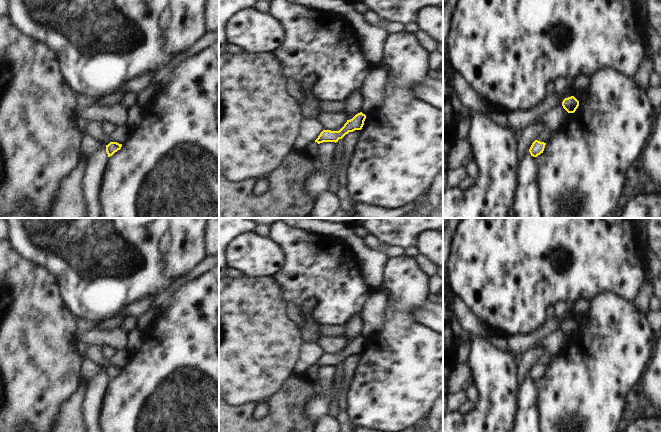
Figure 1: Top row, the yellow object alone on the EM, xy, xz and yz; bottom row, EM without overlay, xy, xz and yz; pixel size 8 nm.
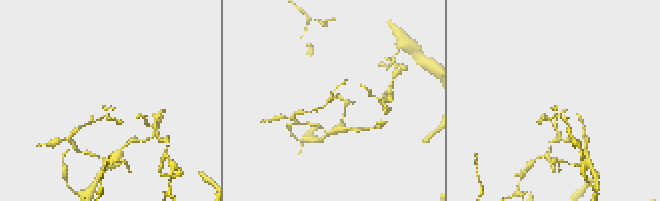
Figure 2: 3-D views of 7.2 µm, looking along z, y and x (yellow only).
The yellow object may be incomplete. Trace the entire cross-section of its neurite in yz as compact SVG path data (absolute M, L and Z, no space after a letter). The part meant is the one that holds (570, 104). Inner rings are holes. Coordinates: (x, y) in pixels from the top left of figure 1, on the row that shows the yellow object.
M571 96L563 100L562 106L568 113L574 113L579 106L579 101Z

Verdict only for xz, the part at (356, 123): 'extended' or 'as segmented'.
as segmented

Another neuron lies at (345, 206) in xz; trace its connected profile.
M349 200L339 201L340 214L349 214L352 211L353 204Z

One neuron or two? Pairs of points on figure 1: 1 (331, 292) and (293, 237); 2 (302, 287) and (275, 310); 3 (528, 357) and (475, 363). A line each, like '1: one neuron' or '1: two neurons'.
1: one neuron
2: two neurons
3: two neurons

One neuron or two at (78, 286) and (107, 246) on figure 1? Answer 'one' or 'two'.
one

